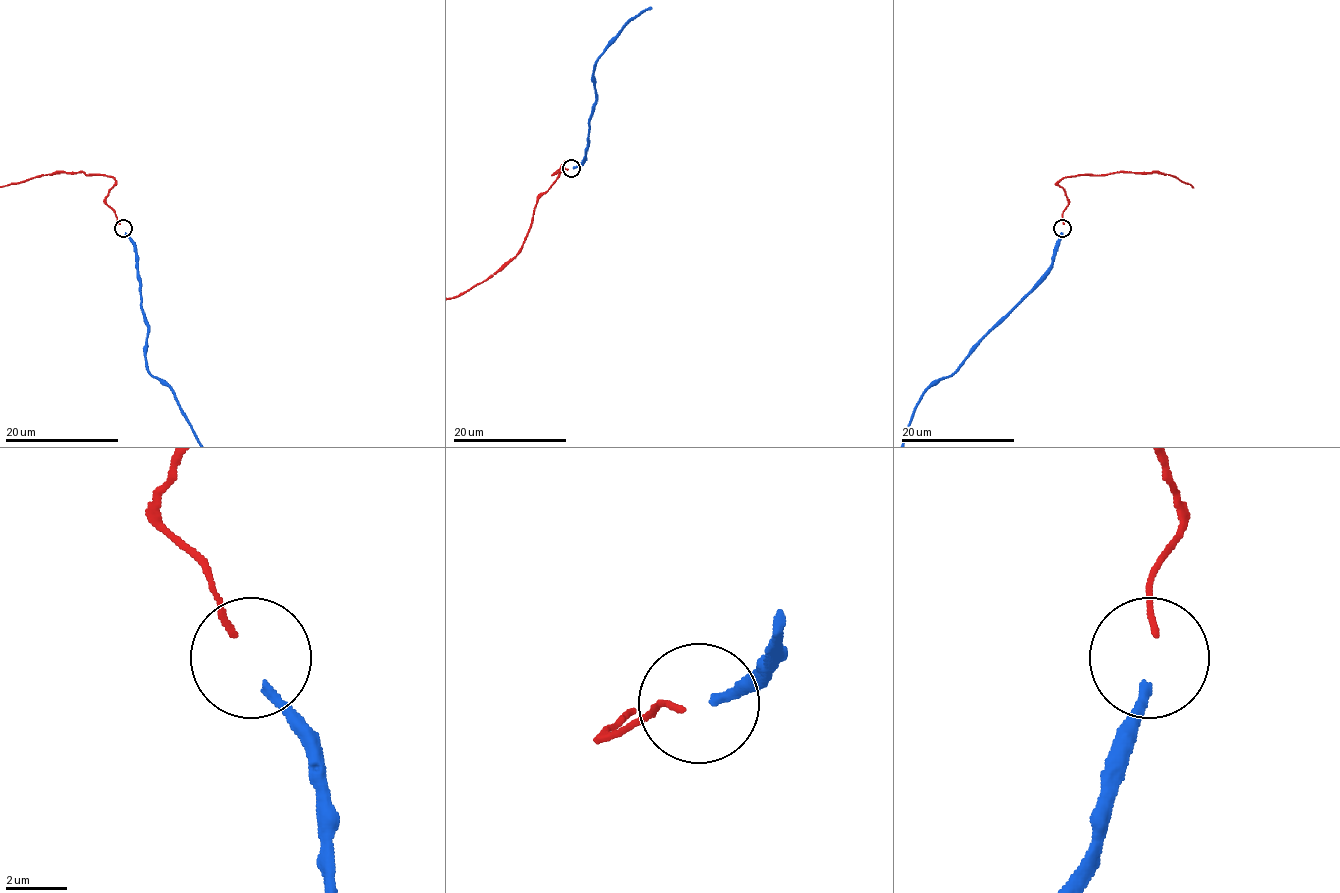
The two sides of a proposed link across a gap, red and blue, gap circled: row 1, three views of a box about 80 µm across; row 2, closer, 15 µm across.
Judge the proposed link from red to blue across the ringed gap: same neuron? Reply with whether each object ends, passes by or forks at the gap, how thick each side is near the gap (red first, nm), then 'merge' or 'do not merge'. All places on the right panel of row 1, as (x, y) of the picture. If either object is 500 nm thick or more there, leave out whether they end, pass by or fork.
red ends there; blue ends there; 200 nm thick on the red side, 300 nm on the other; do not merge

